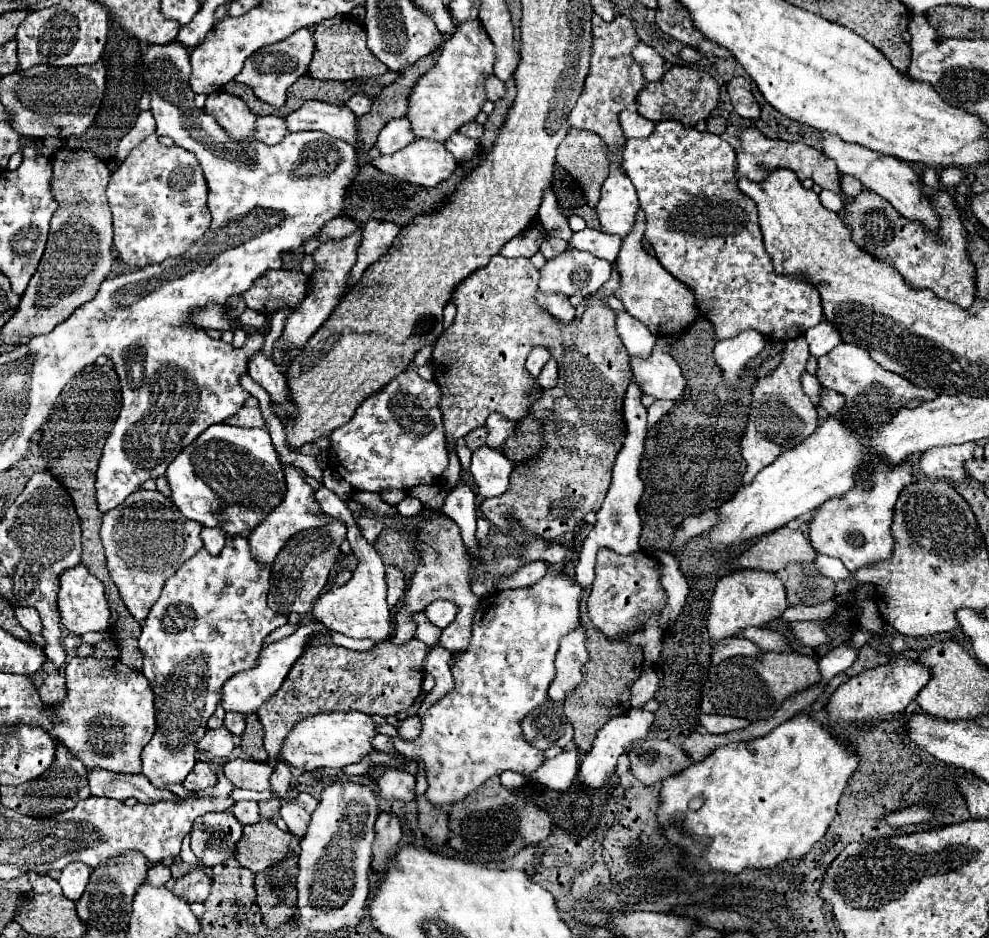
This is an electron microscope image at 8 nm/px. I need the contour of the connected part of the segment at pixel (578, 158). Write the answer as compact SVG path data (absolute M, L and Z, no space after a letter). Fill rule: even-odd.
M571 129L567 139L557 147L557 163L567 169L583 187L587 203L599 203L599 191L609 175L609 157L603 139L585 129Z

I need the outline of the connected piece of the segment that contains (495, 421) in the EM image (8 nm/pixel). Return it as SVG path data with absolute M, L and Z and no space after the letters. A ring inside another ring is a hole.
M493 413L493 415L487 417L485 427L489 431L485 445L491 447L491 449L495 449L495 451L501 451L505 447L505 441L515 433L517 423L515 421L509 421L501 413Z

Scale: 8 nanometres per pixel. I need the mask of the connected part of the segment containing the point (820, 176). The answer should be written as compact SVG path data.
M745 129L741 131L739 137L739 147L737 147L737 167L739 171L759 183L765 179L765 175L769 175L773 169L791 169L797 173L797 177L803 179L813 179L821 189L829 189L839 193L839 171L833 165L831 159L827 159L825 155L821 155L821 151L807 147L803 143L789 143L789 141L777 141L777 139L767 139L765 135L761 135L757 129Z

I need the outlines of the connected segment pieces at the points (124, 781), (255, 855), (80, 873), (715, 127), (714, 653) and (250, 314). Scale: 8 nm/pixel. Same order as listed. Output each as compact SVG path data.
M99 767L87 773L89 773L91 795L111 797L117 801L135 797L139 803L157 803L161 799L175 799L171 791L161 791L153 787L149 779L145 779L145 775L121 775L121 773L111 773Z
M261 819L243 827L243 837L235 845L235 859L241 867L259 873L291 853L291 839L291 833L283 833L275 823Z
M69 863L63 871L61 871L61 877L59 877L59 885L63 887L63 895L71 901L77 901L83 891L85 891L85 885L89 883L89 875L91 875L91 869L83 863Z
M713 115L705 121L705 129L709 133L717 133L717 135L723 135L727 131L727 119L723 119L721 115Z
M729 637L729 639L721 639L713 645L711 649L711 663L721 663L723 659L729 657L755 657L761 649L753 643L749 643L747 639L739 639L739 637Z
M245 309L243 315L239 317L241 325L245 327L251 327L251 329L257 329L257 331L265 331L269 329L269 321L265 315L261 315L259 311L253 311L253 309Z

